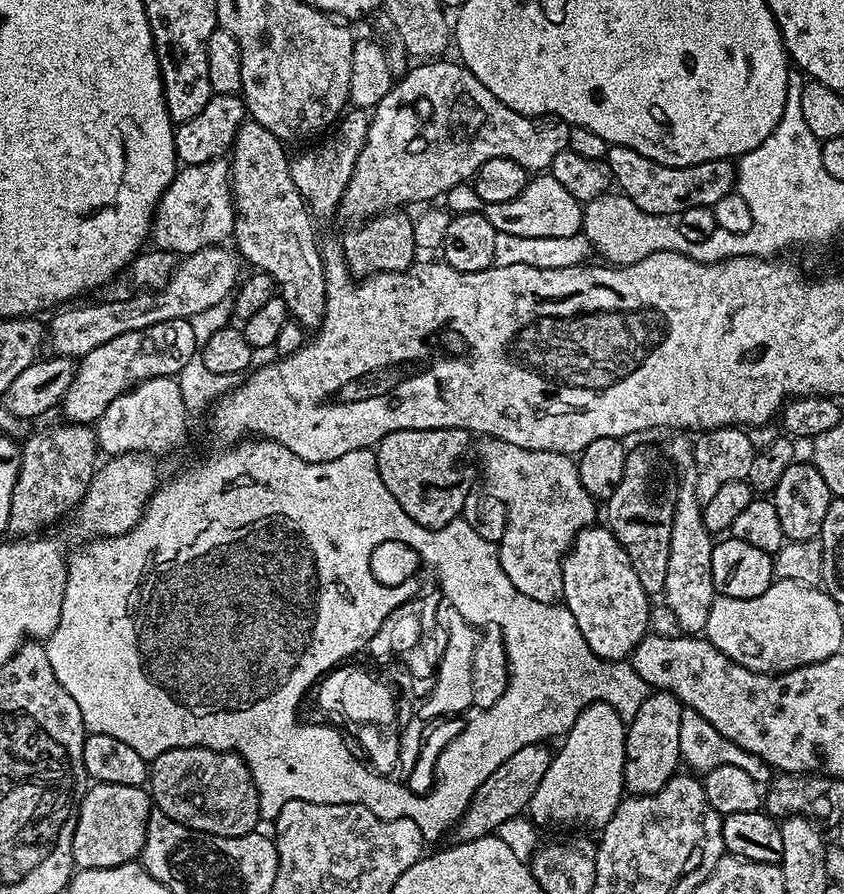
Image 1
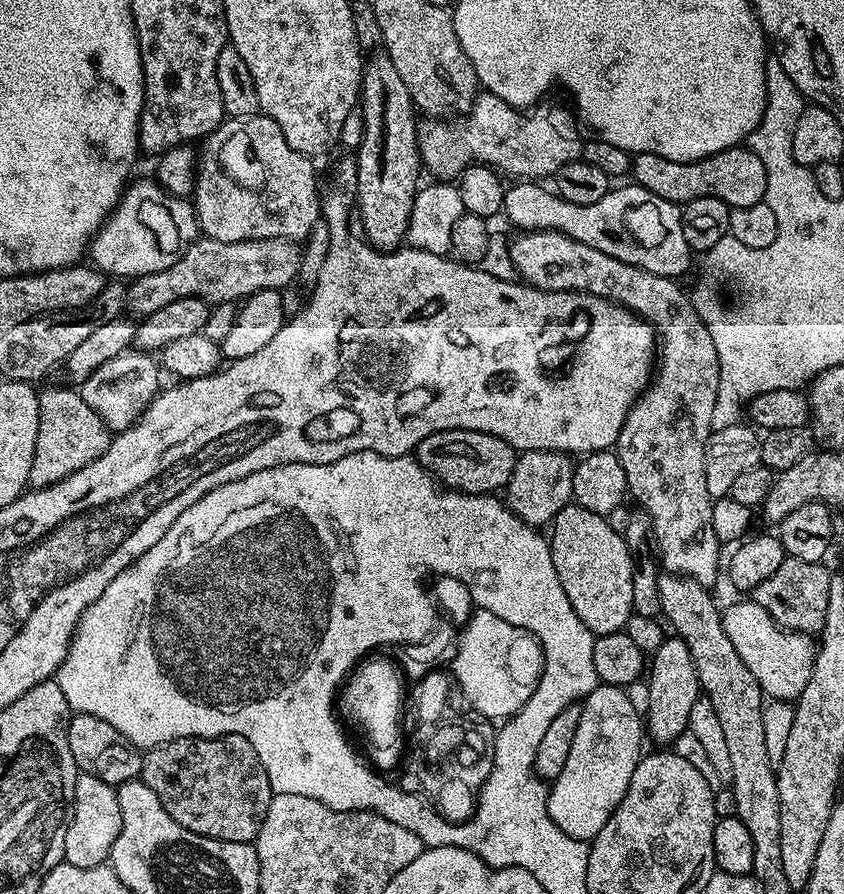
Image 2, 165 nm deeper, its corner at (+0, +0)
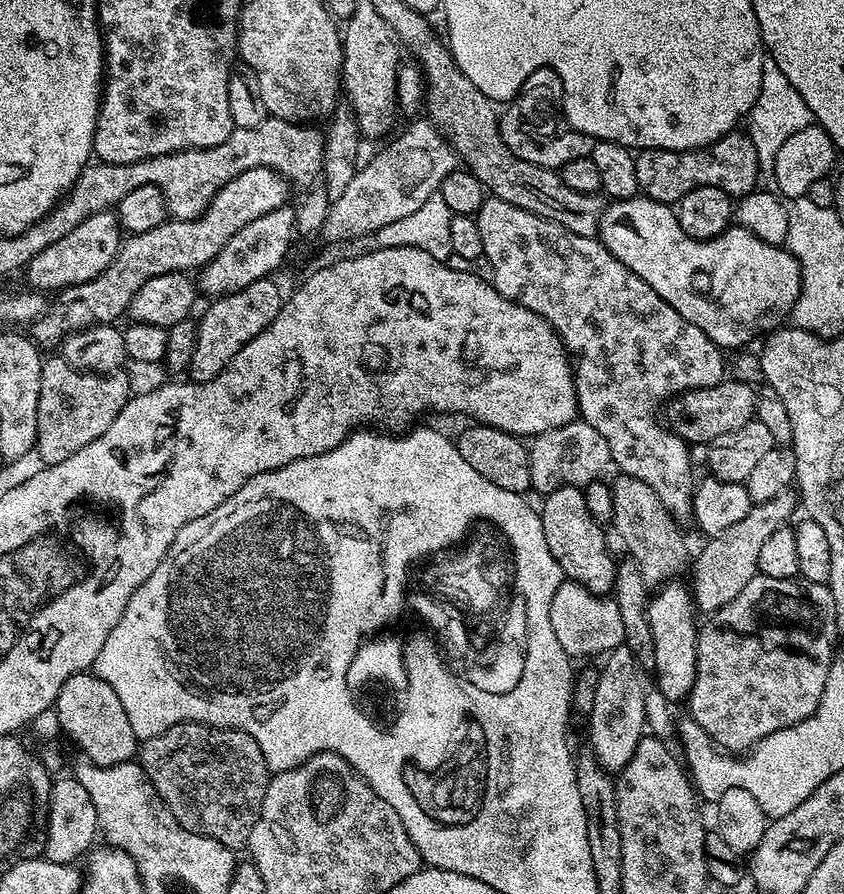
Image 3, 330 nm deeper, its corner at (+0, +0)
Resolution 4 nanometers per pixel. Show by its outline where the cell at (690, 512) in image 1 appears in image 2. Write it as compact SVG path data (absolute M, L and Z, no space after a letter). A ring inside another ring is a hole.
M521 231L516 237L511 237L508 245L510 258L514 262L519 279L523 283L531 284L534 288L541 288L547 292L589 292L595 296L607 296L616 304L621 304L624 308L630 308L636 315L641 316L643 320L649 321L654 325L654 331L658 337L658 363L654 368L654 375L643 394L636 400L636 405L628 411L628 416L624 420L622 430L618 434L614 445L616 457L622 462L622 470L626 470L626 482L631 499L636 499L637 505L642 506L643 511L648 513L652 519L652 535L654 537L655 547L658 549L658 560L667 571L675 573L676 576L689 576L694 582L705 586L712 586L716 579L722 576L722 556L720 560L720 548L722 542L718 534L714 534L714 514L712 505L714 497L710 490L706 490L706 462L704 461L704 451L708 445L708 437L712 435L714 429L712 426L712 415L714 414L714 402L718 398L718 350L714 350L714 338L710 338L710 330L697 316L689 293L683 292L679 288L677 281L671 276L659 276L650 270L642 270L630 262L622 262L618 258L610 258L610 254L602 254L602 250L594 250L594 246L586 246L574 238L570 238L561 232L526 232Z

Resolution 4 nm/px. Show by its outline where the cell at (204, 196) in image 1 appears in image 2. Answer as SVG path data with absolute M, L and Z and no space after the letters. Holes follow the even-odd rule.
M133 179L125 187L120 200L109 213L108 219L100 225L100 229L96 231L96 235L90 241L91 263L105 274L113 272L116 276L135 278L154 274L158 270L166 270L170 266L174 266L174 262L198 238L196 210L191 199L171 196L163 186L156 183L155 179L135 180Z

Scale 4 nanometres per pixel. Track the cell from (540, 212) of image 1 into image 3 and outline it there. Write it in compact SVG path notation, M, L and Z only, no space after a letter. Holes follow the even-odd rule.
M637 194L637 196L629 200L611 201L605 207L603 214L600 215L598 239L600 243L606 246L606 250L610 250L610 254L614 254L614 258L618 258L618 262L622 262L622 266L634 270L634 274L638 274L638 278L642 278L642 282L646 282L661 298L666 298L666 302L670 302L670 306L674 306L674 310L678 310L678 314L682 314L682 318L686 318L686 322L694 322L694 326L698 326L698 330L702 330L702 334L706 334L706 338L710 338L722 350L740 348L743 344L750 343L751 340L757 339L756 341L759 341L765 334L775 332L791 317L792 308L800 297L802 278L800 277L799 262L786 247L770 245L763 241L762 238L756 237L750 230L741 226L730 226L723 234L715 236L713 240L695 240L684 233L675 211L669 205L657 200L651 200L643 194Z

